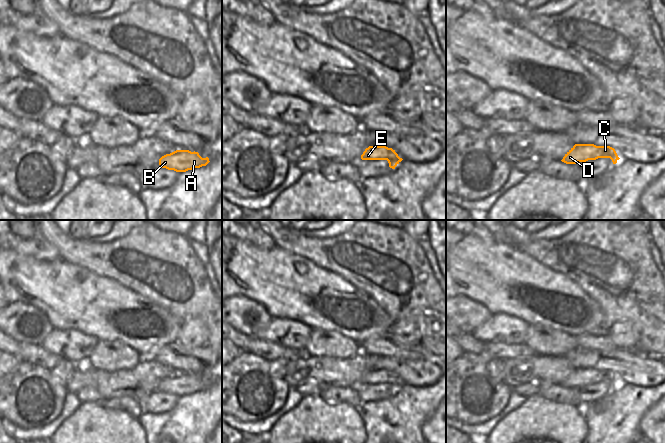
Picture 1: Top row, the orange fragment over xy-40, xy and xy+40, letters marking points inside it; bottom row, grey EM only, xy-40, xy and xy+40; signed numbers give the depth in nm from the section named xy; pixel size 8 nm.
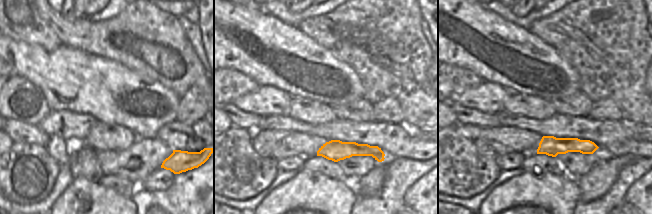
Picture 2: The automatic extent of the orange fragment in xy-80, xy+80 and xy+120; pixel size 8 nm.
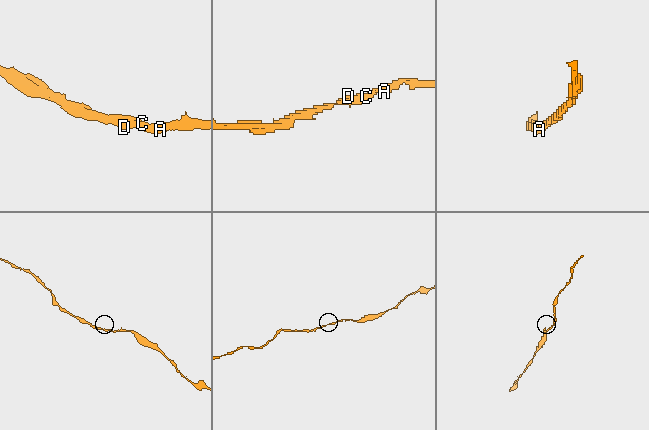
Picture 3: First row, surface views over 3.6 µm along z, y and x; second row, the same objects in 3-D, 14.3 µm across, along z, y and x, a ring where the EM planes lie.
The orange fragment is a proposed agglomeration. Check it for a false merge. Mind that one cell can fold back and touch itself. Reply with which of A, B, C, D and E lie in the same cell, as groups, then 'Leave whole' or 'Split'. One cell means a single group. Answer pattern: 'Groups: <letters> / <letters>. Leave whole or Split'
Groups: A B C D E. Leave whole.

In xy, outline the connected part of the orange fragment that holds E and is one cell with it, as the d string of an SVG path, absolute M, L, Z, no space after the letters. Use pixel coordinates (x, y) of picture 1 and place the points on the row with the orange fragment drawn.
M369 146L361 155L362 160L387 160L389 167L395 167L403 160L392 148L386 146Z

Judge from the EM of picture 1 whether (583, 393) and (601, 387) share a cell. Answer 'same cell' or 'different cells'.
same cell

